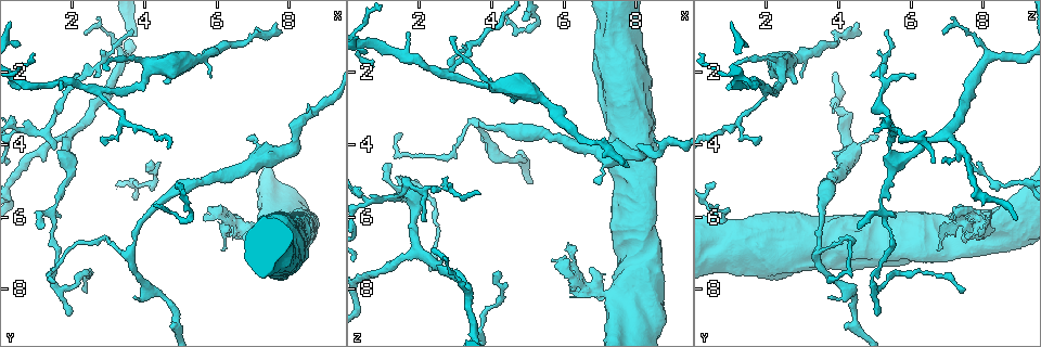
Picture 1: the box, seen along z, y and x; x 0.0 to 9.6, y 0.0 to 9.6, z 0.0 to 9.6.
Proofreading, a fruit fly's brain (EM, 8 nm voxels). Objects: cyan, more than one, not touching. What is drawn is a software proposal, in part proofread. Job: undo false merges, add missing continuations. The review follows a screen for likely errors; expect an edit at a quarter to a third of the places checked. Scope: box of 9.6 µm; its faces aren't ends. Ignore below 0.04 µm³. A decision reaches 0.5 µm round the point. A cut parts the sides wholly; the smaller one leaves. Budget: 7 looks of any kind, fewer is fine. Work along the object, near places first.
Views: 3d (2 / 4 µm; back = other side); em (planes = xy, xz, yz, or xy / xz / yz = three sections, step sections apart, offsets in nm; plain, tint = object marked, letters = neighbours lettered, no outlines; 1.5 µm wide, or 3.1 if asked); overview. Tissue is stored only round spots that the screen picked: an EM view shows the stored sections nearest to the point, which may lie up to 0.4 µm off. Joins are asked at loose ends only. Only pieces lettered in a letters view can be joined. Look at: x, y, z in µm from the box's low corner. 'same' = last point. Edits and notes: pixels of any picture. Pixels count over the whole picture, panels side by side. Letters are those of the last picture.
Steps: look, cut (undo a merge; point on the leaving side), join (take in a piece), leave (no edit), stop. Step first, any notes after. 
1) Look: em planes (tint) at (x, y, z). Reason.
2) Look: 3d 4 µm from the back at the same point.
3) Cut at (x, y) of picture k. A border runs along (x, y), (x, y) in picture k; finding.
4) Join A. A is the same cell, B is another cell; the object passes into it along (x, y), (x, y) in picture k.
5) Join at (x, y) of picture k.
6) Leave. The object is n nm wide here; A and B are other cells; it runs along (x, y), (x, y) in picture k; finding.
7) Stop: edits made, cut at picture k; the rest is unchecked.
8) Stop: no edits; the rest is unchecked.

Look: 3d 2 µm at (2.80, 2.50, 2.05). Three-way junction.

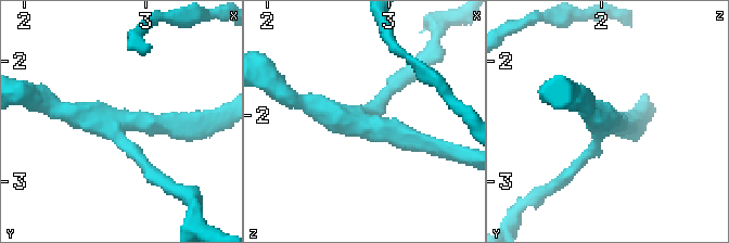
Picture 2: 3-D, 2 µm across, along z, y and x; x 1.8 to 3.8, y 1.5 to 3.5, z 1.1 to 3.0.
Look: em planes (plain) at (2.82, 2.50, 2.10). 3 arms meet here; now the EM.

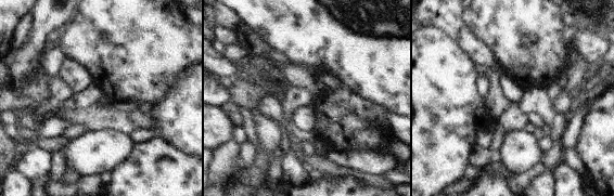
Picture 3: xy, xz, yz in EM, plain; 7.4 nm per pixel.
Look: em planes (letters) at the same point.

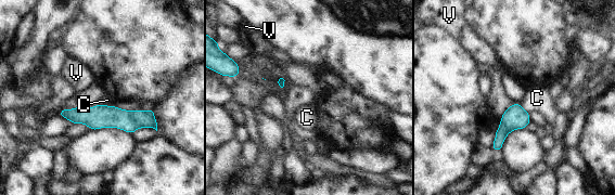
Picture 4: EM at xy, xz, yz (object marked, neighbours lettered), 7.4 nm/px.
Leave. C and V are other cells; a border runs along (100, 103), (110, 106) in picture 4; one neuron here.

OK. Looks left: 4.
Look: em planes (letters) at (6.80, 3.90, 5.05). Thin end.

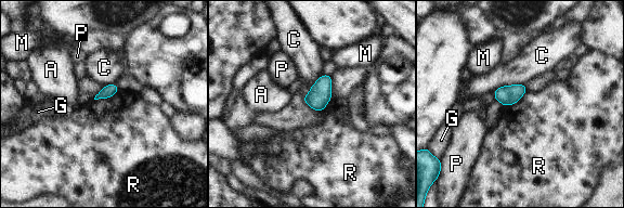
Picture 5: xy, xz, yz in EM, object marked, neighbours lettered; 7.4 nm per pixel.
Leave. A, C, G, M, P and R are other cells; a border runs along (527, 90), (518, 101), (504, 106) in picture 5; no lettered piece goes on from it.

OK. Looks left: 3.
Look: em planes (letters) at (1.95, 8.70, 5.15). Thin end.

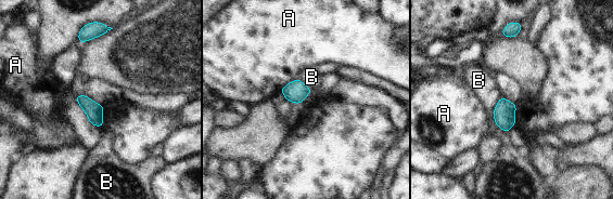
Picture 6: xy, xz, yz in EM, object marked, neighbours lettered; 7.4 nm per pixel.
Leave. A and B are other cells; a border runs along (501, 96), (493, 114) in picture 6; no lettered piece goes on from it.

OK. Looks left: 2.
Stop: no edits; the rest is unchecked.

